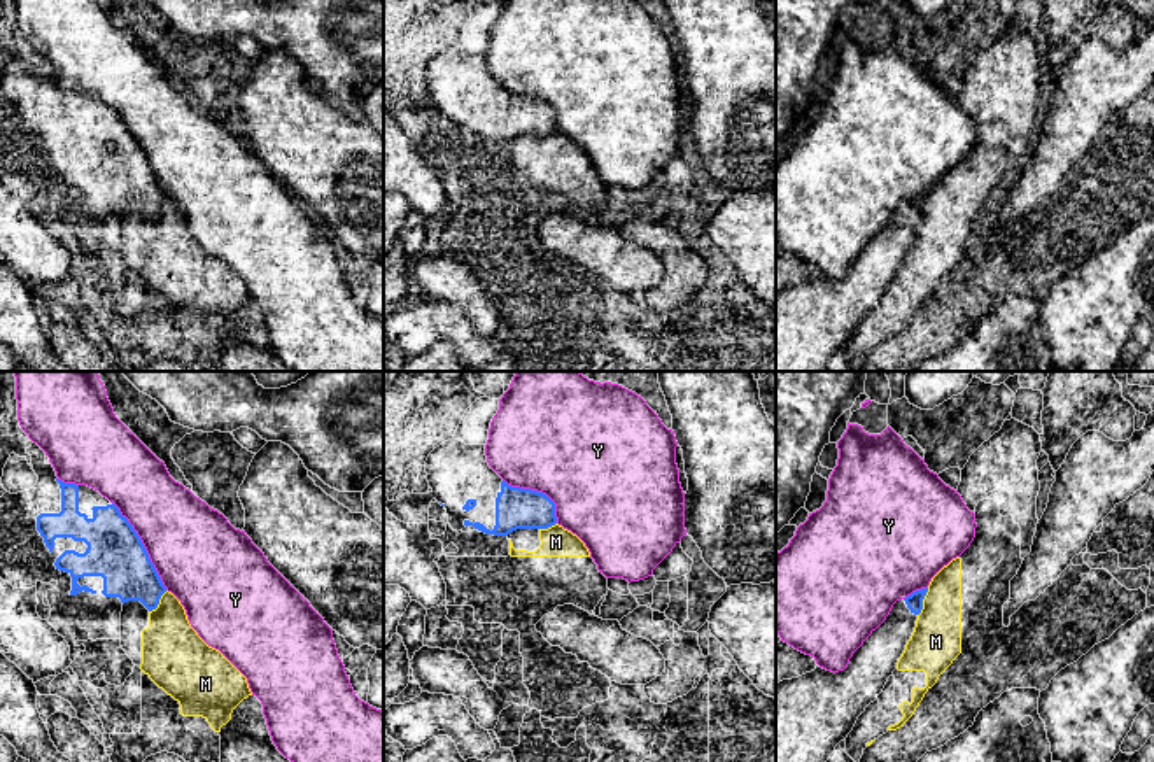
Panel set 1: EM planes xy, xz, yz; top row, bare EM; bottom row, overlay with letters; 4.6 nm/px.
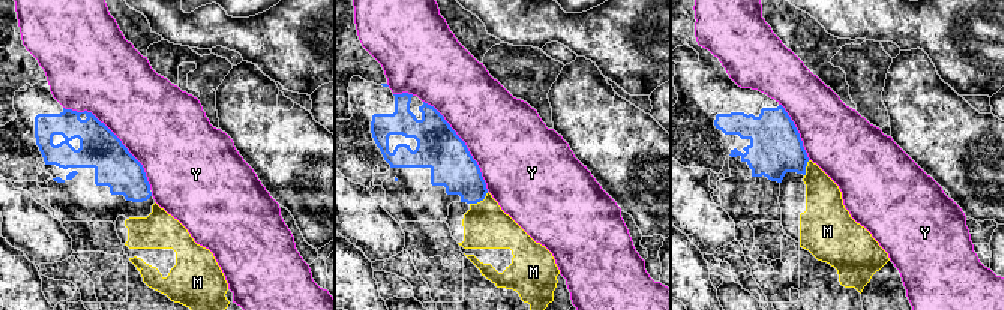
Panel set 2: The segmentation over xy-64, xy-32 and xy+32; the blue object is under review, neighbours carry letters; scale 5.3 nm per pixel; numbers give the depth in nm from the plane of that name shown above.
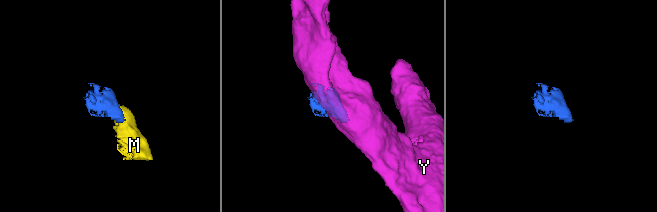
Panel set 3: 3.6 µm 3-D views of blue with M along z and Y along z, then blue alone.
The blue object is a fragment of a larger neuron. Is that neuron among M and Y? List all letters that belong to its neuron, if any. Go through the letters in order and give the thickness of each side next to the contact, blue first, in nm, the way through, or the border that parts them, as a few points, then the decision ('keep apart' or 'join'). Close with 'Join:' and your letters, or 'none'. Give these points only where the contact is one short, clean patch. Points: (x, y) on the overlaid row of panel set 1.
M: 80/220 nm | along yz (928, 587), (918, 615) | keep apart
Y: 260/400 nm | keep apart
Join: none

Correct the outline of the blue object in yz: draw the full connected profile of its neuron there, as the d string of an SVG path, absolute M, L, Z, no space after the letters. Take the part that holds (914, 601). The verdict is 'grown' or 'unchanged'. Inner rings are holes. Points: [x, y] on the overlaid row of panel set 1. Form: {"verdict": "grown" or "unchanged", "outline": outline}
{"verdict": "grown", "outline": "M928 587L897 601L844 671L816 666L811 673L776 683L776 762L855 762L835 746L897 669L926 592Z"}

